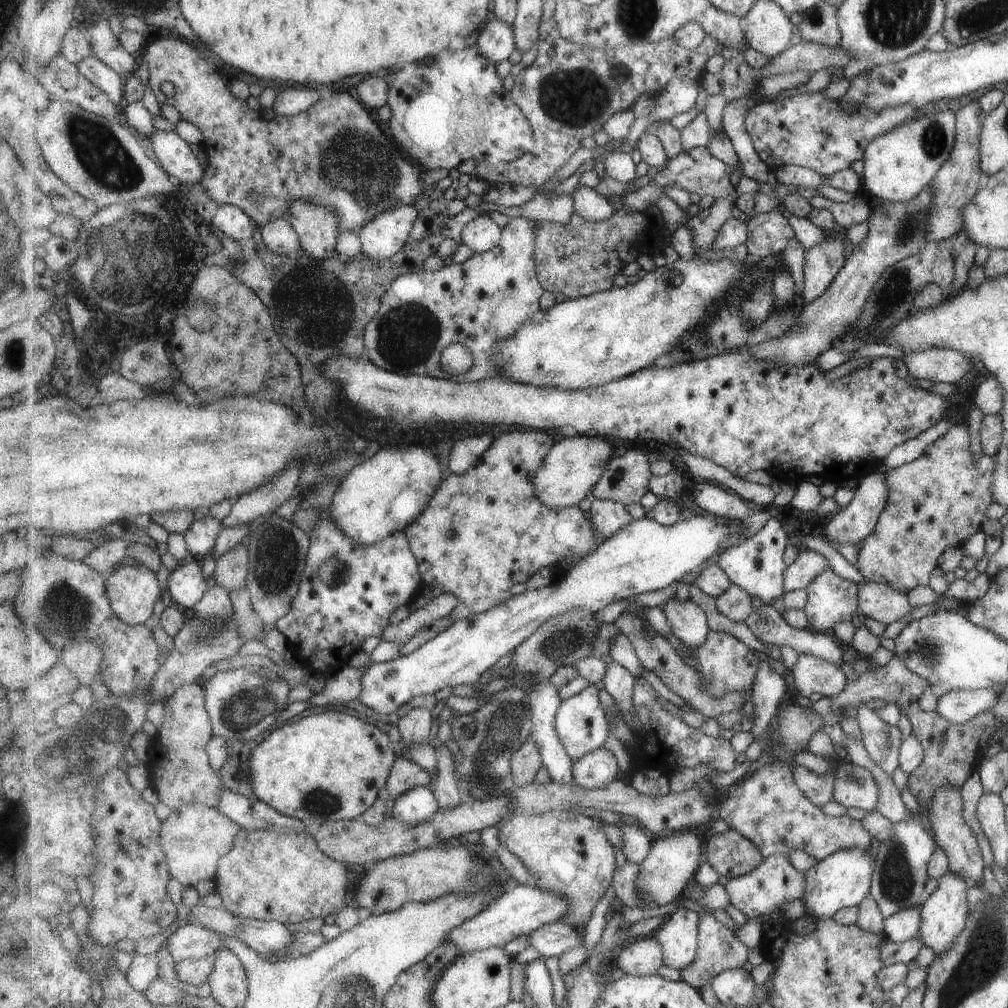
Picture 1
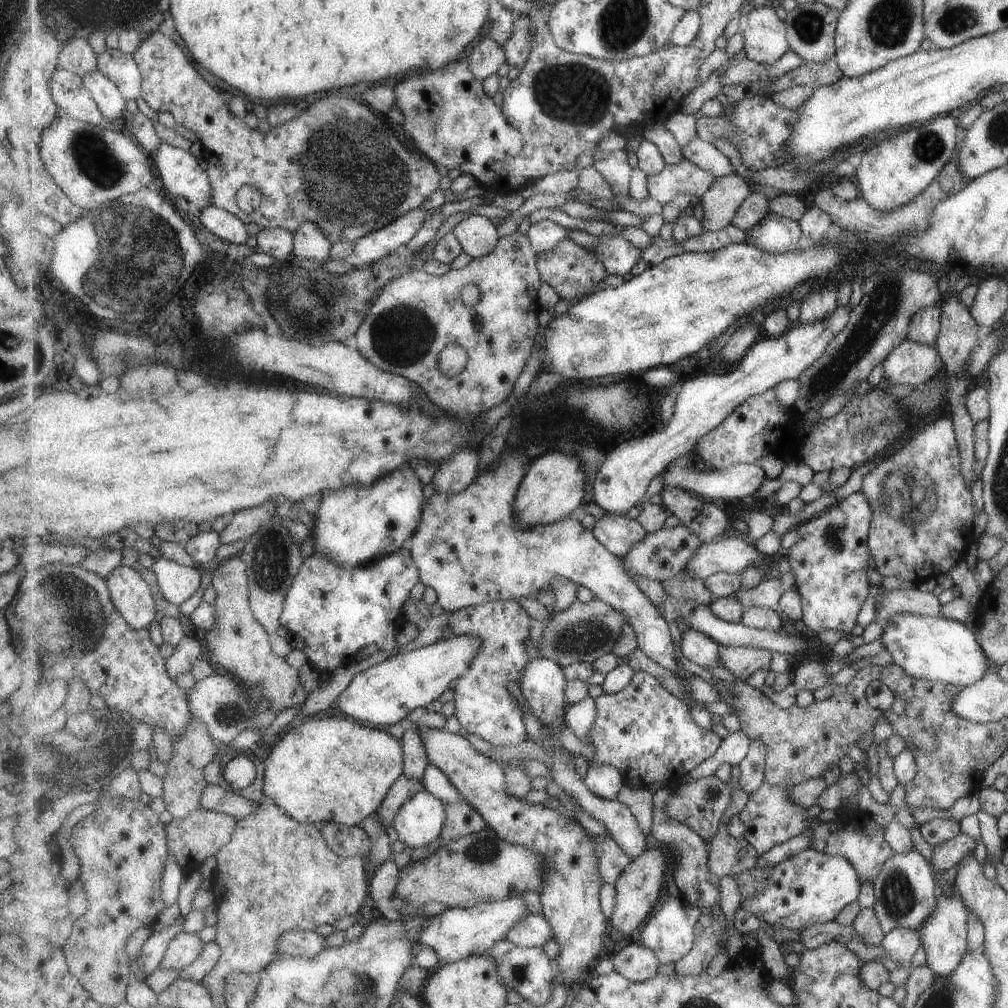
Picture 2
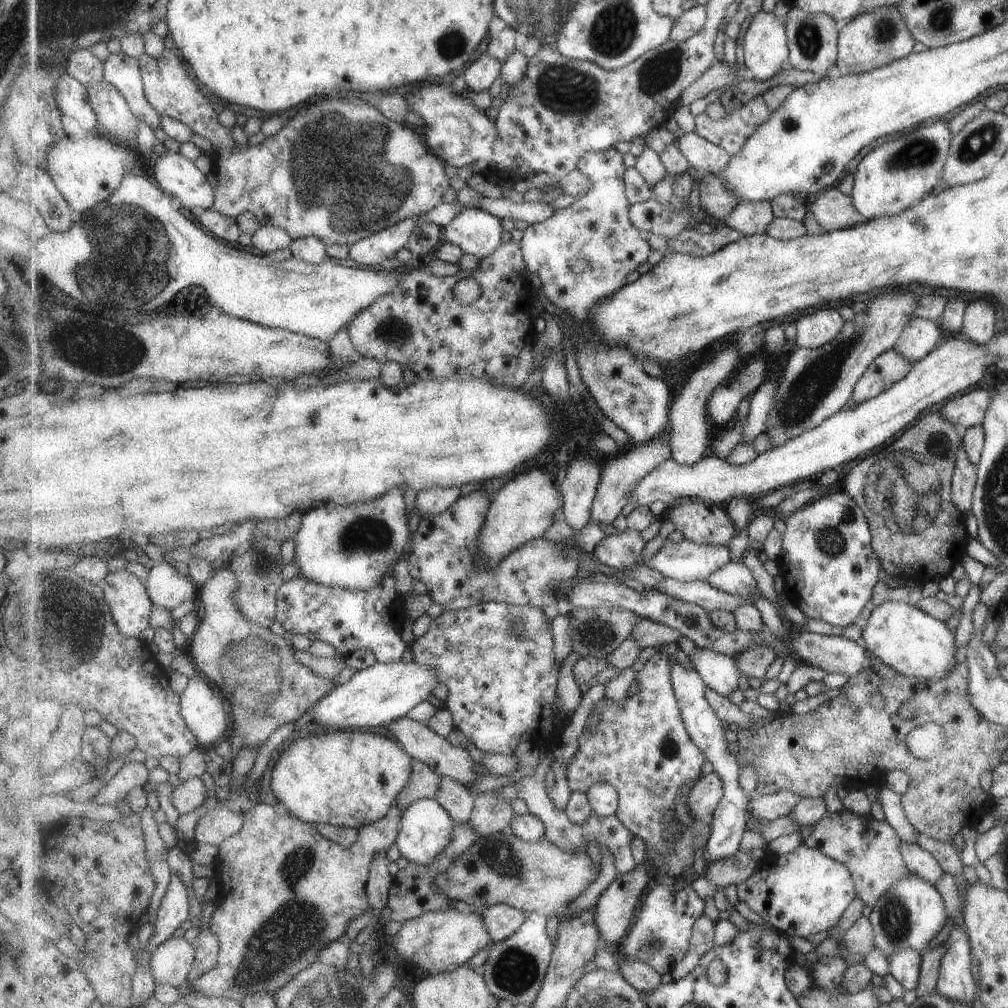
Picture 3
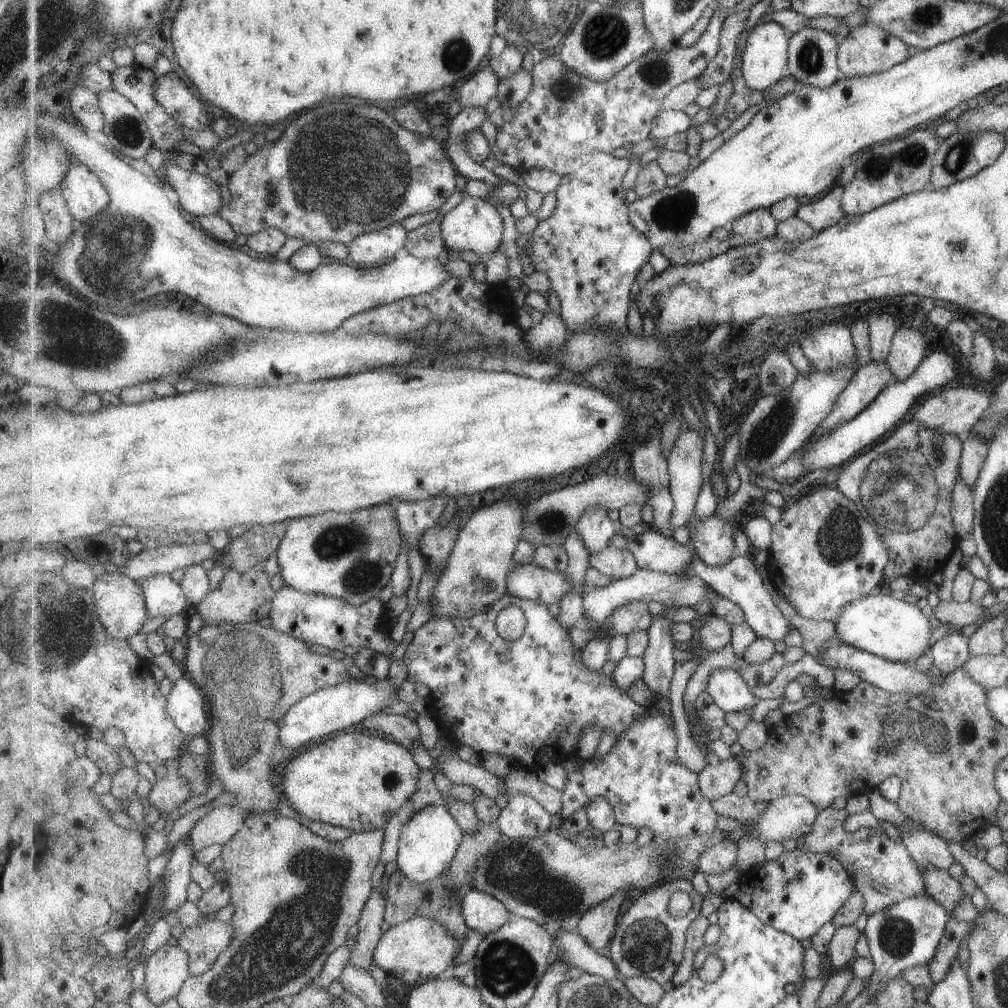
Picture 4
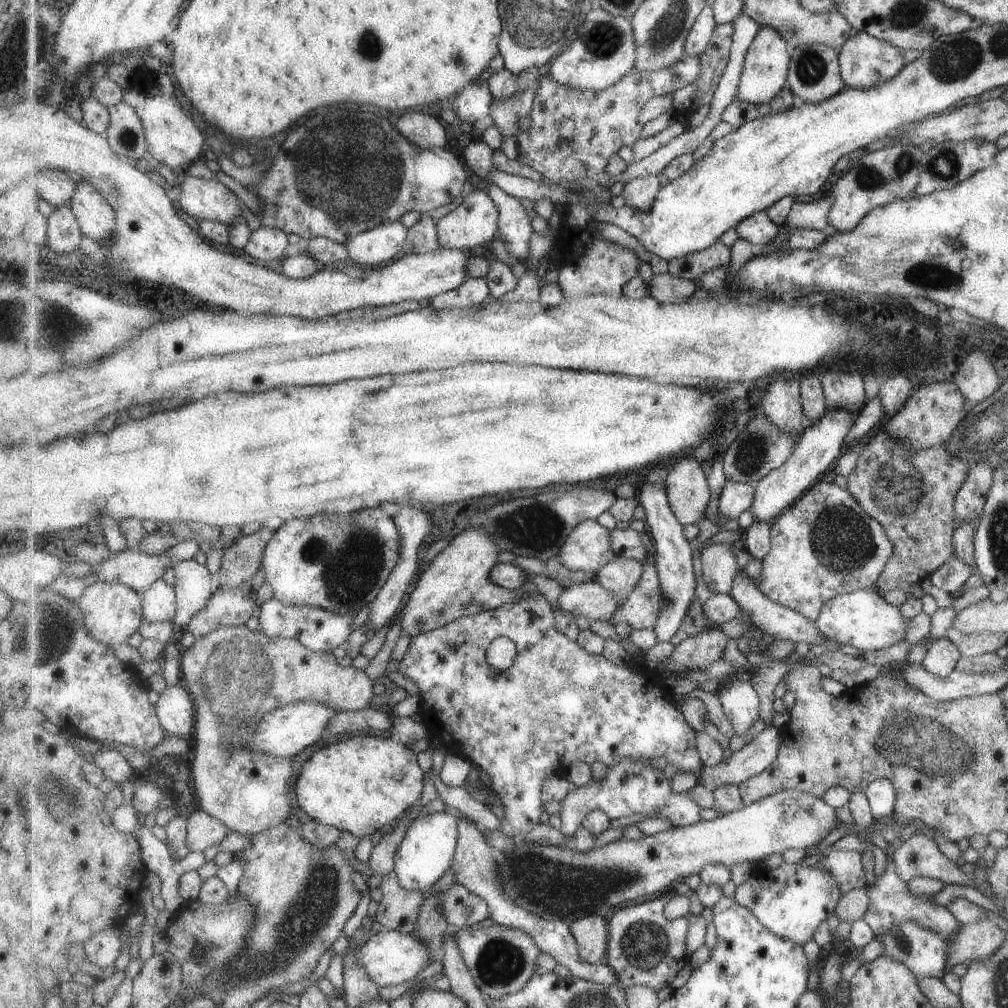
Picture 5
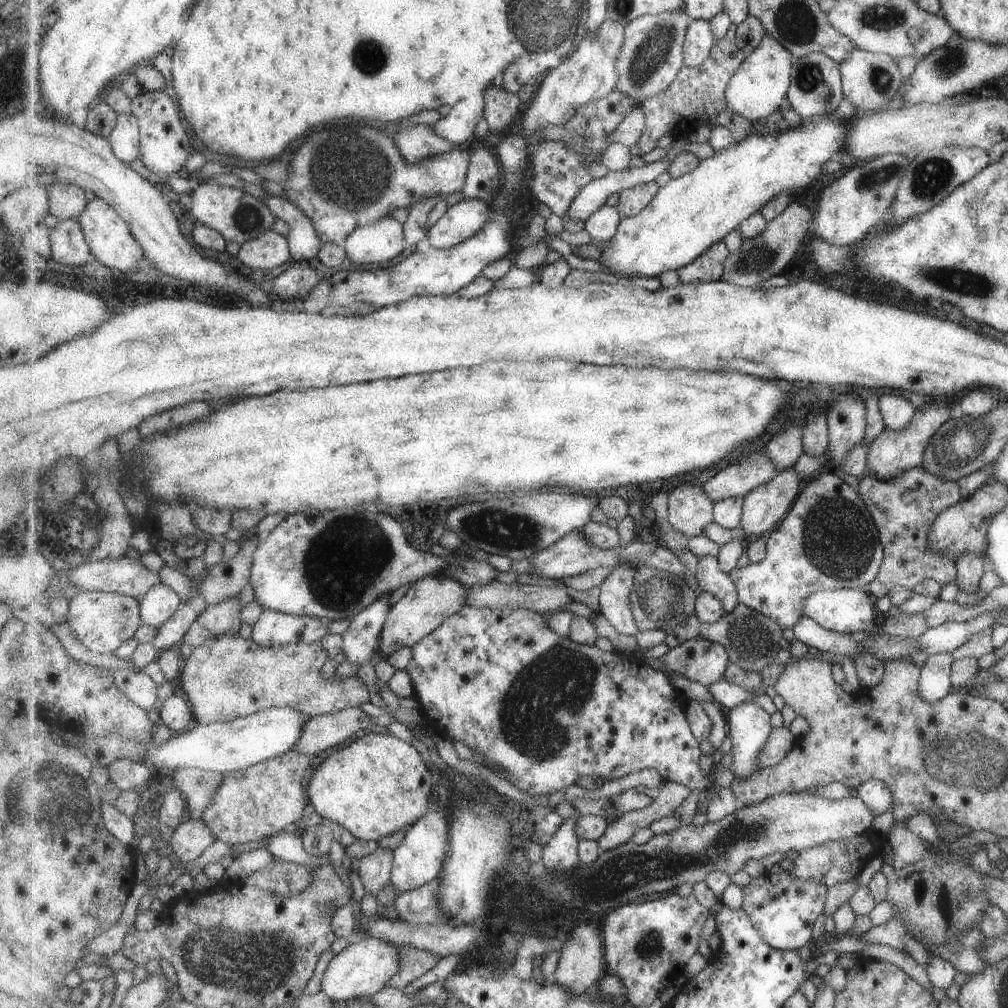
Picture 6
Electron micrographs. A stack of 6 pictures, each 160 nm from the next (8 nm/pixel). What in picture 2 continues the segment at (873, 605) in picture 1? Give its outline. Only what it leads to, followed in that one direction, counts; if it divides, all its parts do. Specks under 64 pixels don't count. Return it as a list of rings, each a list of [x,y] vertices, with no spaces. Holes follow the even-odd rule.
[[[914,585],[910,590],[885,591],[881,600],[875,604],[874,619],[885,623],[893,614],[903,612],[927,617],[942,616],[937,598],[931,593],[919,591]]]

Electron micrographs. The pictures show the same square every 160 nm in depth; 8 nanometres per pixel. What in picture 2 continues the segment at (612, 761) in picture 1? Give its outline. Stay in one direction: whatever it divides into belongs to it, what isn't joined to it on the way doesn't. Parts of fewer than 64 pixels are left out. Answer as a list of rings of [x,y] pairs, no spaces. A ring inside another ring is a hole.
[[[593,764],[585,778],[585,784],[595,796],[605,800],[617,800],[624,788],[623,776],[617,768],[607,764]]]

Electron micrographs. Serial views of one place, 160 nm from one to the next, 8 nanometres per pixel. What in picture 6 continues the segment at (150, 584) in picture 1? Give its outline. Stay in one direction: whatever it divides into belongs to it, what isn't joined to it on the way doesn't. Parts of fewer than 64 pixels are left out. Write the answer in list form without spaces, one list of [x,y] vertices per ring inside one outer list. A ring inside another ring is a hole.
[[[81,590],[71,599],[70,611],[66,621],[72,630],[71,635],[81,642],[85,648],[99,654],[111,654],[123,642],[127,642],[129,638],[135,638],[136,632],[142,625],[142,605],[135,597],[124,594]]]

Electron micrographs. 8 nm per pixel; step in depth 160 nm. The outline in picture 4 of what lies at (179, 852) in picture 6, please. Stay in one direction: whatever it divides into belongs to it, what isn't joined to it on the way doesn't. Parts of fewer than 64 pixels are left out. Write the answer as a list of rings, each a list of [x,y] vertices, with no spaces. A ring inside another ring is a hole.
[[[237,806],[212,809],[199,819],[192,828],[189,837],[196,851],[212,845],[227,845],[243,829],[249,814]]]

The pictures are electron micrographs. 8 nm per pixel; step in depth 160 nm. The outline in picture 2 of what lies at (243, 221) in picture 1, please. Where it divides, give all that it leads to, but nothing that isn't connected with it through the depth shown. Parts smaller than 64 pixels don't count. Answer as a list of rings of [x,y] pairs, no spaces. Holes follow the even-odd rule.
[[[214,205],[201,212],[199,220],[205,224],[204,228],[211,234],[226,243],[245,245],[249,238],[247,224],[244,224],[235,214]]]

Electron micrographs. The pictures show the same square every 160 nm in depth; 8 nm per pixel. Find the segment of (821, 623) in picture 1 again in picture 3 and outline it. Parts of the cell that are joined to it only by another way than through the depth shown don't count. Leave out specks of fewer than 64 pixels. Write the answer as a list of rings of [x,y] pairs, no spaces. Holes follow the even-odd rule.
[[[842,492],[824,495],[819,500],[809,502],[791,514],[785,520],[786,530],[782,534],[782,551],[777,558],[779,576],[784,580],[785,595],[792,596],[792,603],[805,616],[821,618],[832,626],[843,628],[852,624],[853,618],[861,612],[865,602],[871,596],[871,588],[877,582],[879,574],[878,555],[873,554],[873,536],[870,534],[870,519],[864,514],[858,504]]]

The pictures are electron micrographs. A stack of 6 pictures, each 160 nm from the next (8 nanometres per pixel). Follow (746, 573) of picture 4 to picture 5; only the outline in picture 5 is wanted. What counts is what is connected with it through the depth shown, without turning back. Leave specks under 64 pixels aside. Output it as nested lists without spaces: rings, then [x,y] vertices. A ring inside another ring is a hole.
[[[742,568],[735,577],[730,595],[742,606],[742,610],[746,611],[750,616],[750,620],[768,635],[769,639],[790,640],[794,643],[804,642],[807,645],[819,644],[819,642],[826,639],[816,623],[811,622],[809,618],[804,617],[800,612],[792,608],[769,599]]]

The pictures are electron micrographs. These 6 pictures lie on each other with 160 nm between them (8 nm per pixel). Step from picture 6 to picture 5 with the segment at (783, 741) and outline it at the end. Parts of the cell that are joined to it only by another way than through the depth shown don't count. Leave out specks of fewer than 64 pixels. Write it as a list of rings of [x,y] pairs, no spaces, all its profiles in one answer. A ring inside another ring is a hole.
[[[775,725],[766,727],[731,758],[717,766],[705,767],[698,783],[715,790],[723,785],[737,785],[767,770],[777,758],[782,736]]]

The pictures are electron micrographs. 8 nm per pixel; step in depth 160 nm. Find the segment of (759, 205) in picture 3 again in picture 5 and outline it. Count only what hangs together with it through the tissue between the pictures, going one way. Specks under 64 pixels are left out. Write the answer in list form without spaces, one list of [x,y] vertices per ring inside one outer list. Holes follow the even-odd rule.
[[[759,211],[744,218],[736,229],[740,238],[749,241],[755,248],[769,245],[782,231],[782,228],[771,220],[767,211]]]

